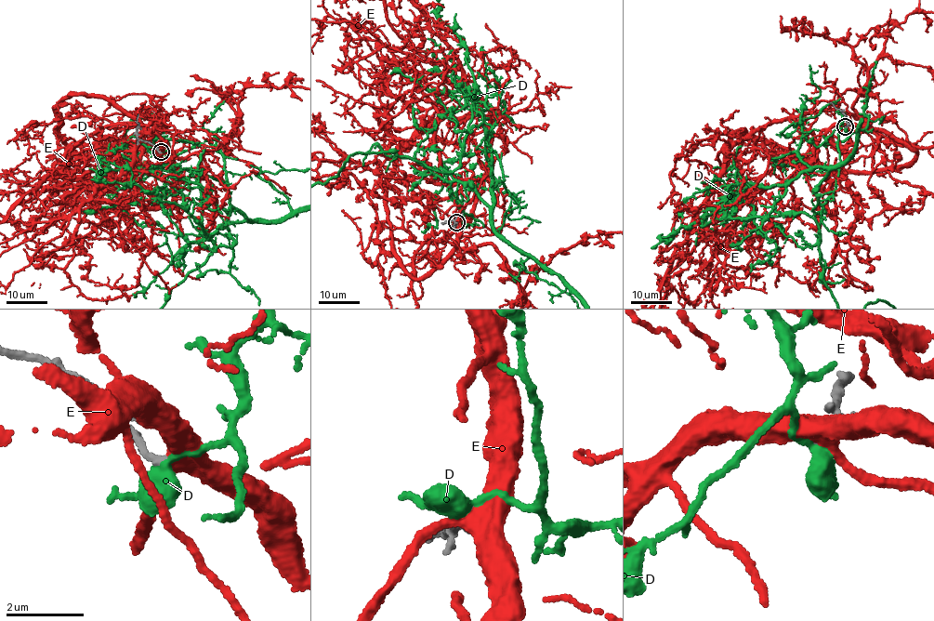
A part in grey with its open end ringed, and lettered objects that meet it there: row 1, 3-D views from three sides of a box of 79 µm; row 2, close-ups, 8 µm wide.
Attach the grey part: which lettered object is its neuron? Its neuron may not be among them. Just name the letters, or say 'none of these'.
none of these

